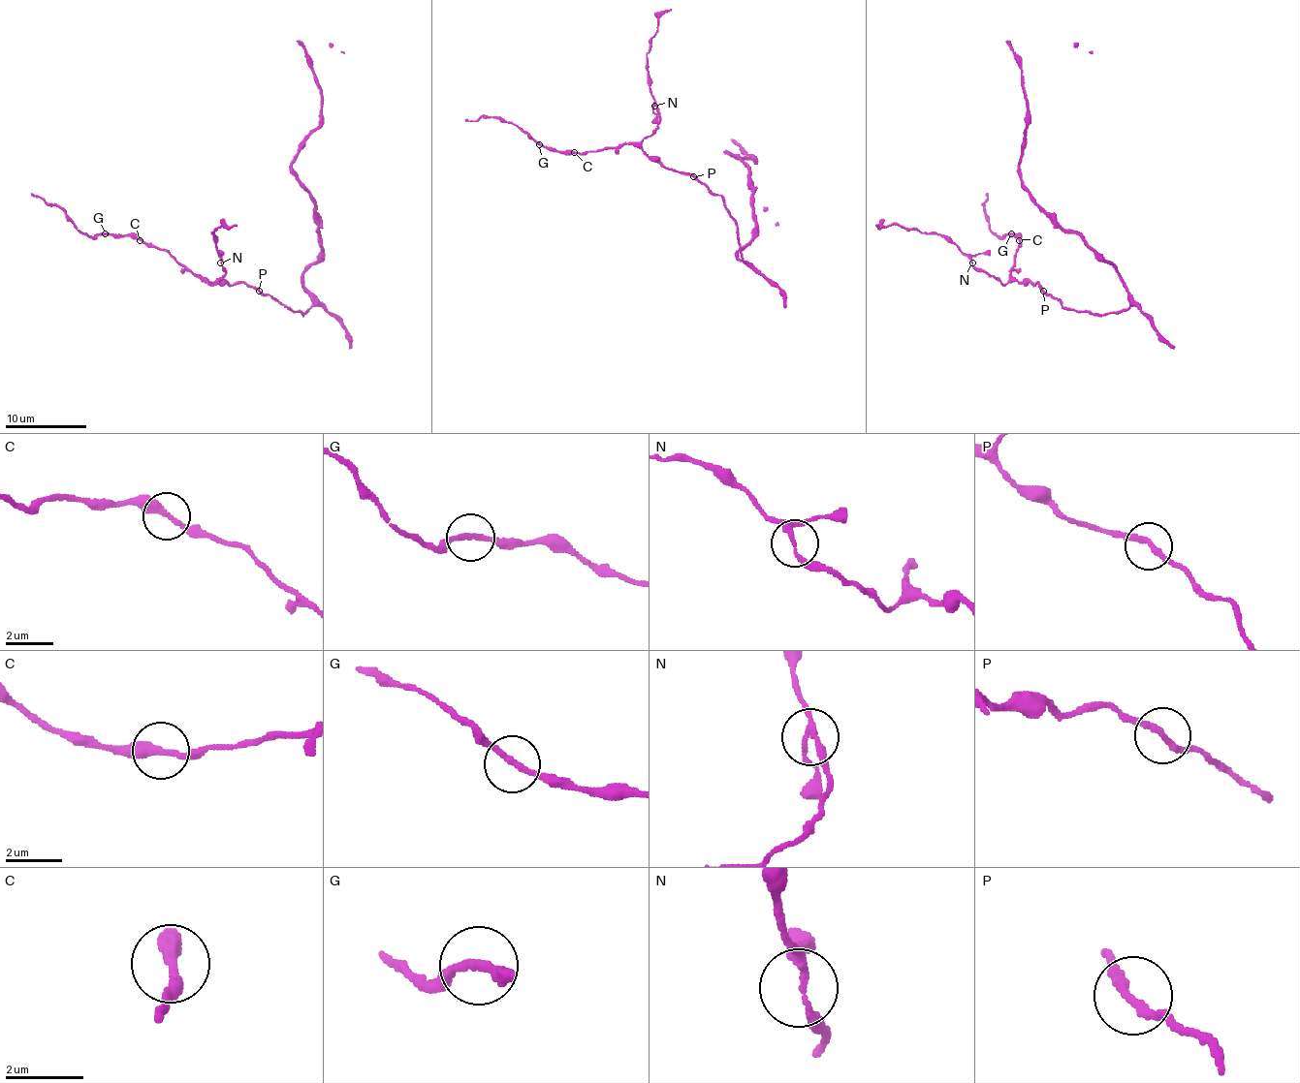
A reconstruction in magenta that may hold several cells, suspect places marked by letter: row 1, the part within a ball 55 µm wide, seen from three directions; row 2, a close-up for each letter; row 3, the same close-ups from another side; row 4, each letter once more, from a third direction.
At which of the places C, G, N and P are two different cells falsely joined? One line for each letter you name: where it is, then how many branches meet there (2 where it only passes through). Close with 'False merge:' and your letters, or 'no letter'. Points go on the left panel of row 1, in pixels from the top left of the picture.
False merge: no letter

